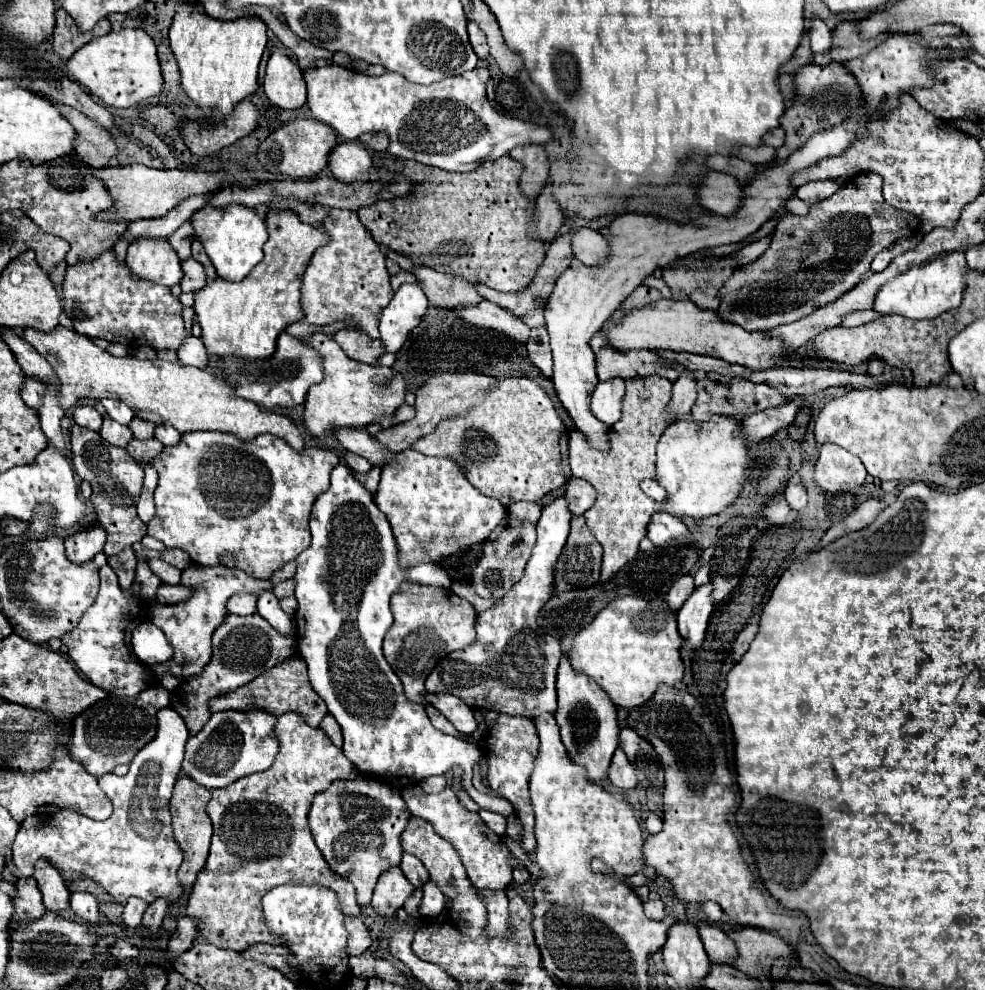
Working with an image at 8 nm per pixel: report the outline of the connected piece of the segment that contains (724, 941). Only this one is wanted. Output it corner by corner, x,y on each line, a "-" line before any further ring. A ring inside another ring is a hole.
700,923
698,933
700,933
700,939
706,947
706,953
708,953
710,961
728,965
732,959
736,959
736,945
720,927

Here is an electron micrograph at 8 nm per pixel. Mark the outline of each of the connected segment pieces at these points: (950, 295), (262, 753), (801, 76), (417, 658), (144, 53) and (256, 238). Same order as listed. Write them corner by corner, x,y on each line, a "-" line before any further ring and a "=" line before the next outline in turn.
962,251
936,257
924,265
912,267
910,271
888,281
876,295
874,309
884,315
902,315
908,319
936,319
938,315
958,309
962,303
962,293
966,289
966,259
=
264,709
214,713
202,731
188,739
182,763
184,773
206,789
220,789
244,775
270,769
278,755
278,739
274,733
276,721
278,717
=
812,63
804,65
794,73
794,87
796,87
794,105
786,109
784,115
780,117
780,127
786,131
786,141
782,149
776,151
776,159
770,165
784,163
792,155
792,151
800,149
808,141
808,137
812,137
818,131
826,131
828,127
840,125
842,121
854,117
858,109
862,109
860,85
842,63
830,63
826,67
=
404,581
400,585
400,589
392,595
392,613
394,613
394,623
384,637
384,657
390,663
390,667
396,671
396,675
400,677
400,681
404,685
404,691
406,691
406,697
410,701
418,701
418,703
422,701
424,705
428,705
422,697
424,691
426,691
424,689
426,677
430,675
430,671
434,669
438,659
442,659
444,655
448,655
452,651
464,649
474,641
474,637
476,637
476,627
474,627
476,625
476,611
466,599
454,595
448,589
424,587
424,585
=
142,29
110,31
108,35
86,43
80,51
74,53
70,61
66,61
64,71
76,83
88,87
90,93
100,97
106,105
118,109
126,109
148,97
154,97
164,87
156,43
=
230,203
224,209
206,205
192,215
192,227
202,241
206,255
214,263
218,277
226,281
242,281
246,275
250,275
258,261
262,261
262,247
268,239
268,233
264,217
252,207
240,203

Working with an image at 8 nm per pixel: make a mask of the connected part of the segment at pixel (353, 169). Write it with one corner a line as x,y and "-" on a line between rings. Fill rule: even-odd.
352,141
338,143
328,155
328,169
336,179
346,183
356,181
362,173
370,173
370,165
372,159
368,151
360,143

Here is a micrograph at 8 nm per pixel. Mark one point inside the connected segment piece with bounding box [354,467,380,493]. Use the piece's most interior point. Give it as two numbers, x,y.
370,480

